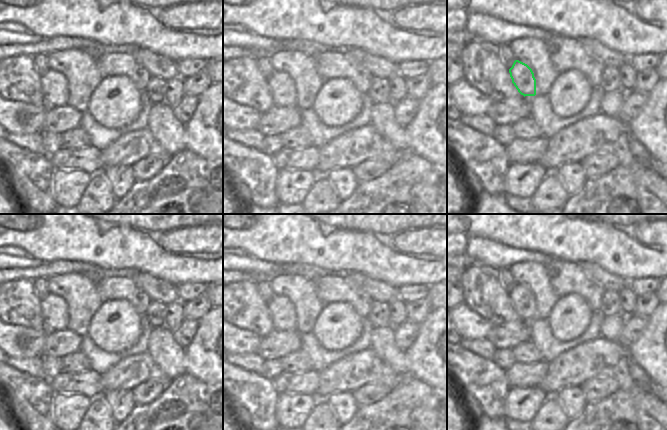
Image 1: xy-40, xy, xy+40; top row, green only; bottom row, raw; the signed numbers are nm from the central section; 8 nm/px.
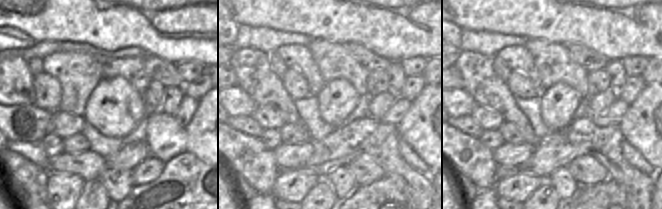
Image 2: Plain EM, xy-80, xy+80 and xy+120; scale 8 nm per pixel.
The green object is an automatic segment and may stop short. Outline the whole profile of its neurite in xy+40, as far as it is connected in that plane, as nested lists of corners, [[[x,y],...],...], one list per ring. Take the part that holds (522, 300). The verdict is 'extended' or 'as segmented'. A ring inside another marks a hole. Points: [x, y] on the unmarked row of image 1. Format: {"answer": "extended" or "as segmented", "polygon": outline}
{"answer": "as segmented", "polygon": [[[515,284],[509,297],[512,307],[521,319],[524,321],[536,319],[536,303],[532,293],[527,288]]]}

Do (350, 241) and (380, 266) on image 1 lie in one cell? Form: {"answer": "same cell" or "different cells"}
{"answer": "same cell"}

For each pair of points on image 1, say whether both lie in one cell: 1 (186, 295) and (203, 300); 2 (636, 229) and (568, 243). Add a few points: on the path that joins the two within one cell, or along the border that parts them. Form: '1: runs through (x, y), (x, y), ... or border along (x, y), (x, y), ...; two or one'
1: border along (205, 293), (183, 303); two
2: runs through (619, 229), (585, 229); one

